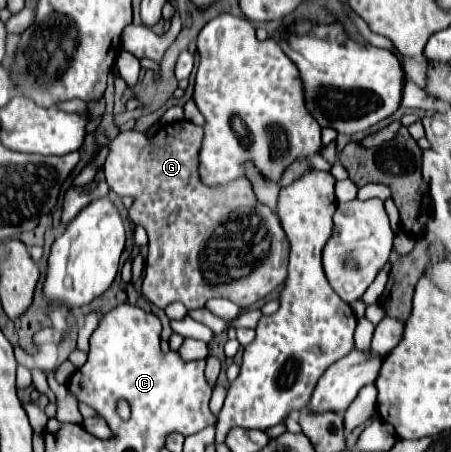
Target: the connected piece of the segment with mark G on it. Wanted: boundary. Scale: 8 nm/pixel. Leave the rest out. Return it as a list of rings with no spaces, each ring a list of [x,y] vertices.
[[[181,120],[181,122],[173,122],[173,124],[165,124],[157,130],[155,136],[147,138],[145,134],[141,132],[119,132],[117,138],[109,140],[109,146],[111,146],[111,152],[107,156],[107,162],[105,162],[105,178],[107,178],[107,184],[111,186],[111,190],[119,196],[133,196],[135,202],[133,206],[129,208],[129,218],[135,222],[135,224],[143,224],[147,234],[149,234],[149,256],[147,256],[147,266],[145,266],[145,278],[143,278],[143,296],[155,304],[157,308],[165,310],[169,304],[173,302],[181,302],[185,304],[189,310],[195,310],[195,308],[203,308],[207,304],[207,300],[211,298],[229,298],[233,302],[237,302],[241,308],[247,308],[251,304],[255,304],[257,300],[265,298],[267,294],[271,294],[277,286],[281,286],[287,278],[287,266],[289,266],[289,240],[281,228],[281,222],[277,220],[277,216],[267,208],[263,206],[261,202],[257,202],[249,182],[245,180],[239,180],[227,188],[219,188],[219,190],[213,190],[213,188],[207,188],[205,184],[201,184],[199,176],[197,176],[197,156],[199,156],[199,150],[201,150],[201,140],[203,140],[203,128],[197,126],[197,124],[191,124],[187,120]]]

